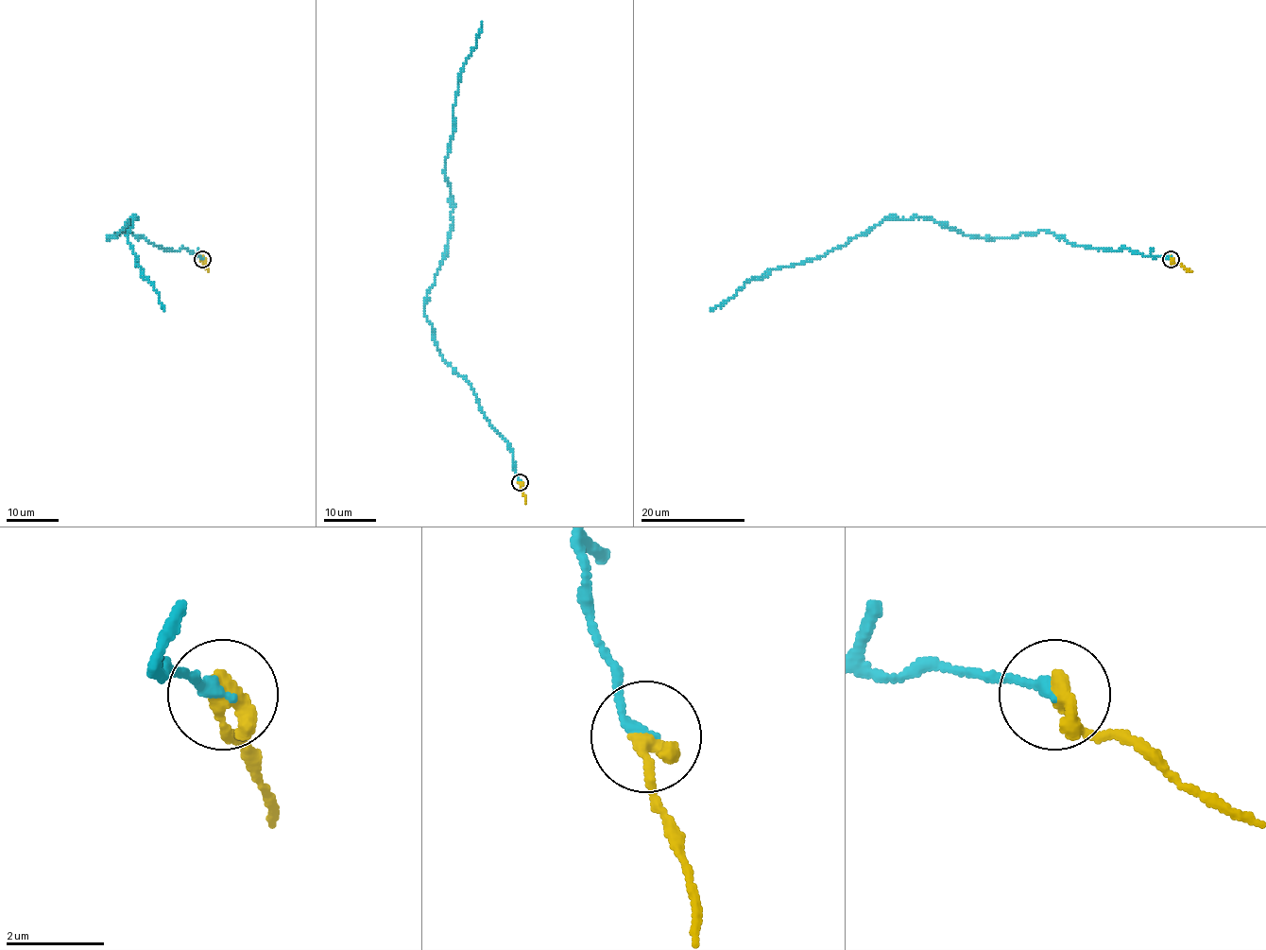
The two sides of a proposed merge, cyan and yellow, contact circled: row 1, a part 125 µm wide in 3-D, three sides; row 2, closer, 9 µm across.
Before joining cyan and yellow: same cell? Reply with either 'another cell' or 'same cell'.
same cell

